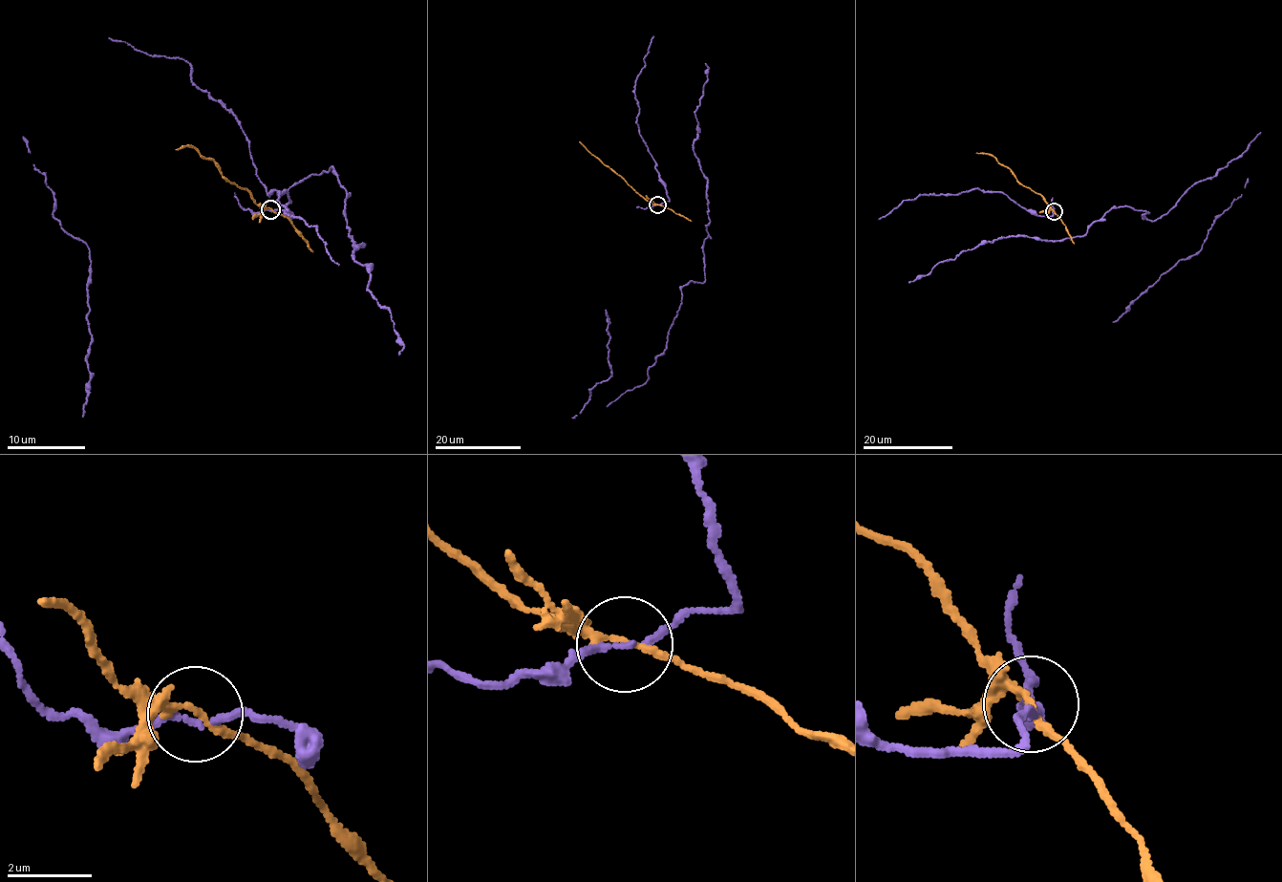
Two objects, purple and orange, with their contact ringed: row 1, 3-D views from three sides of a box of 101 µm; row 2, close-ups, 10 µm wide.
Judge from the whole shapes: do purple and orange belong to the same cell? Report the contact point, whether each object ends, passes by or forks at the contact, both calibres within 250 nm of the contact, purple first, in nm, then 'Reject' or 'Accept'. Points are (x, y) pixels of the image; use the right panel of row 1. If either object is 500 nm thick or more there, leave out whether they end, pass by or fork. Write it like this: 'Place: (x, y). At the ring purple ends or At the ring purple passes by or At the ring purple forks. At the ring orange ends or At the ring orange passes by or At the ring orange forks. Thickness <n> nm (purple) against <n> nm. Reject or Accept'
Place: (1054, 211). At the ring purple passes by. At the ring orange passes by. Thickness 140 nm (purple) against 150 nm. Reject

